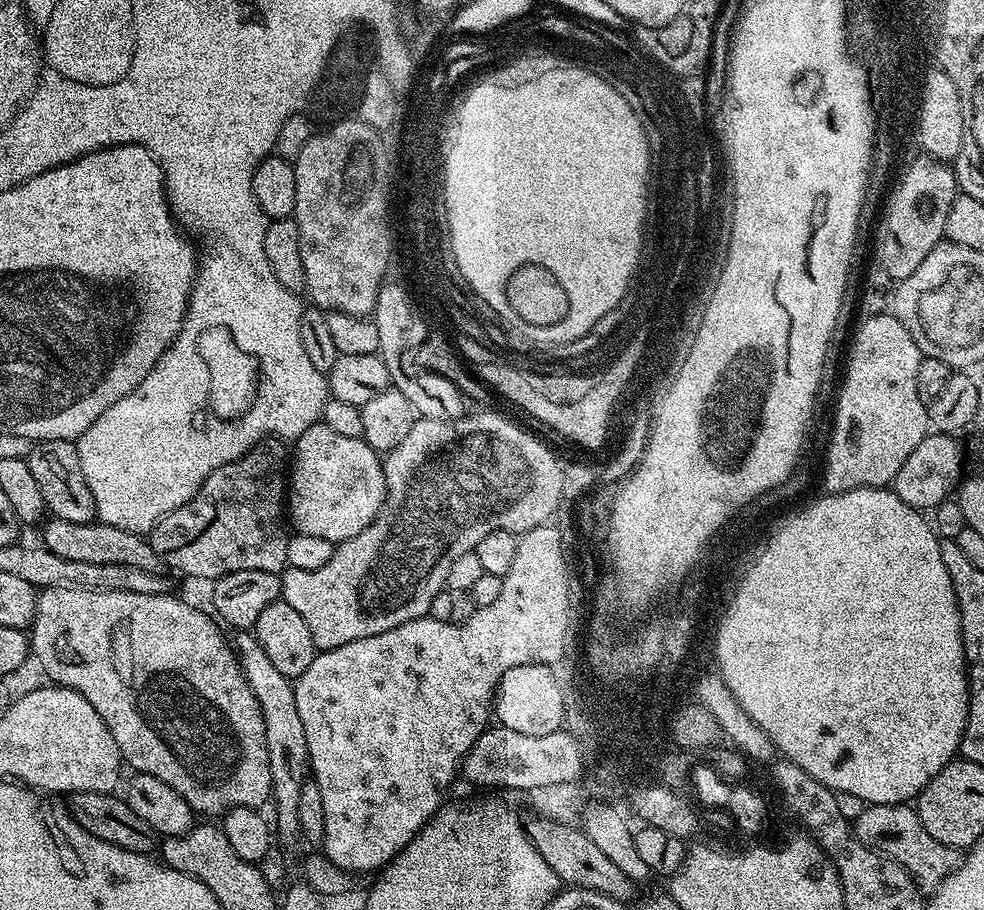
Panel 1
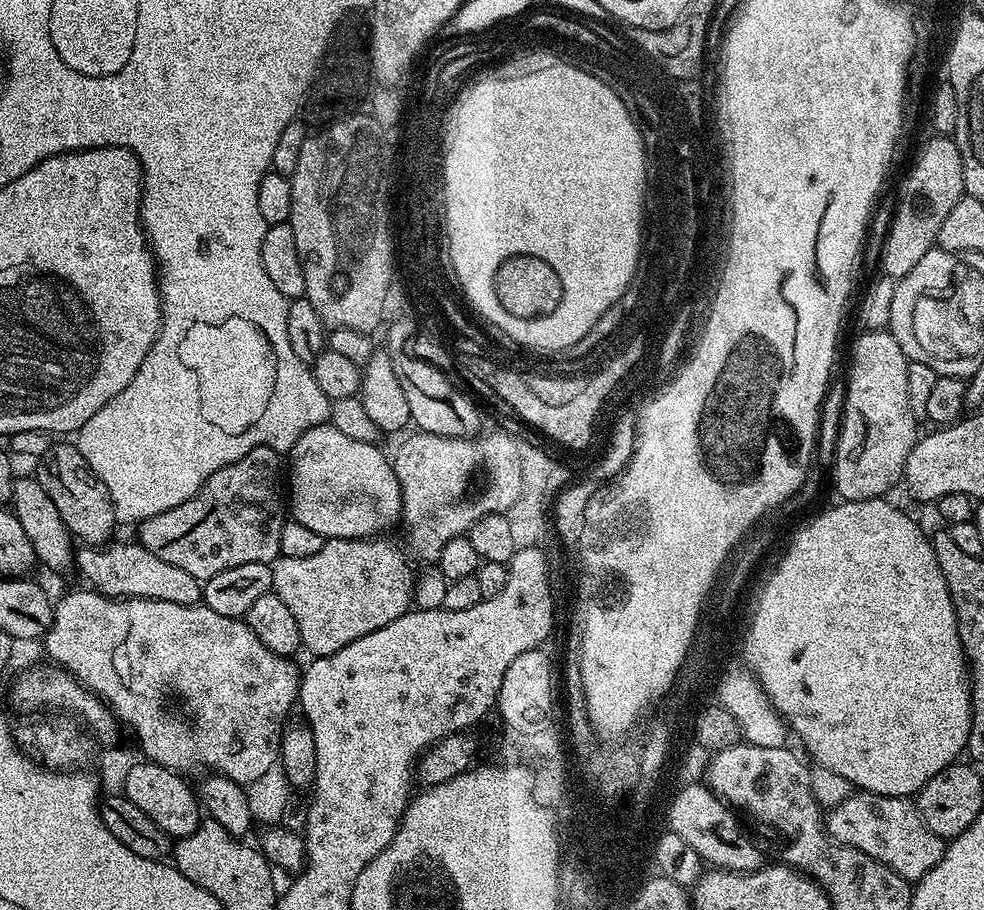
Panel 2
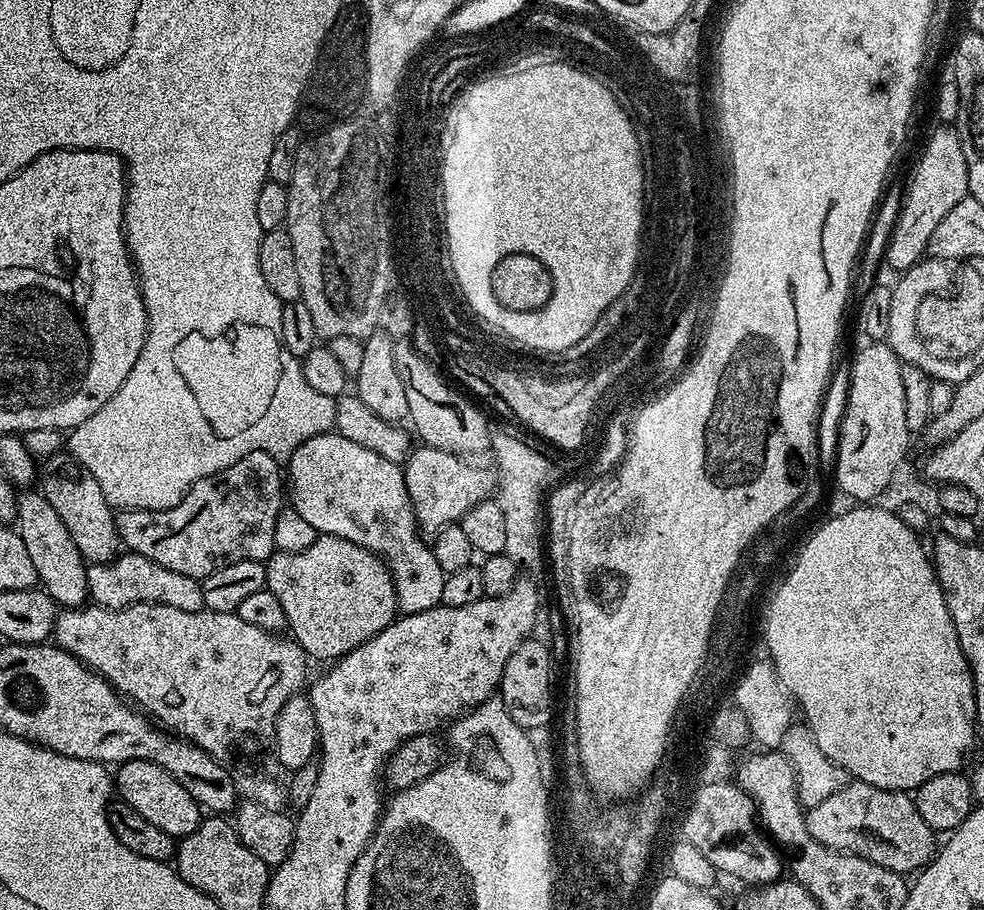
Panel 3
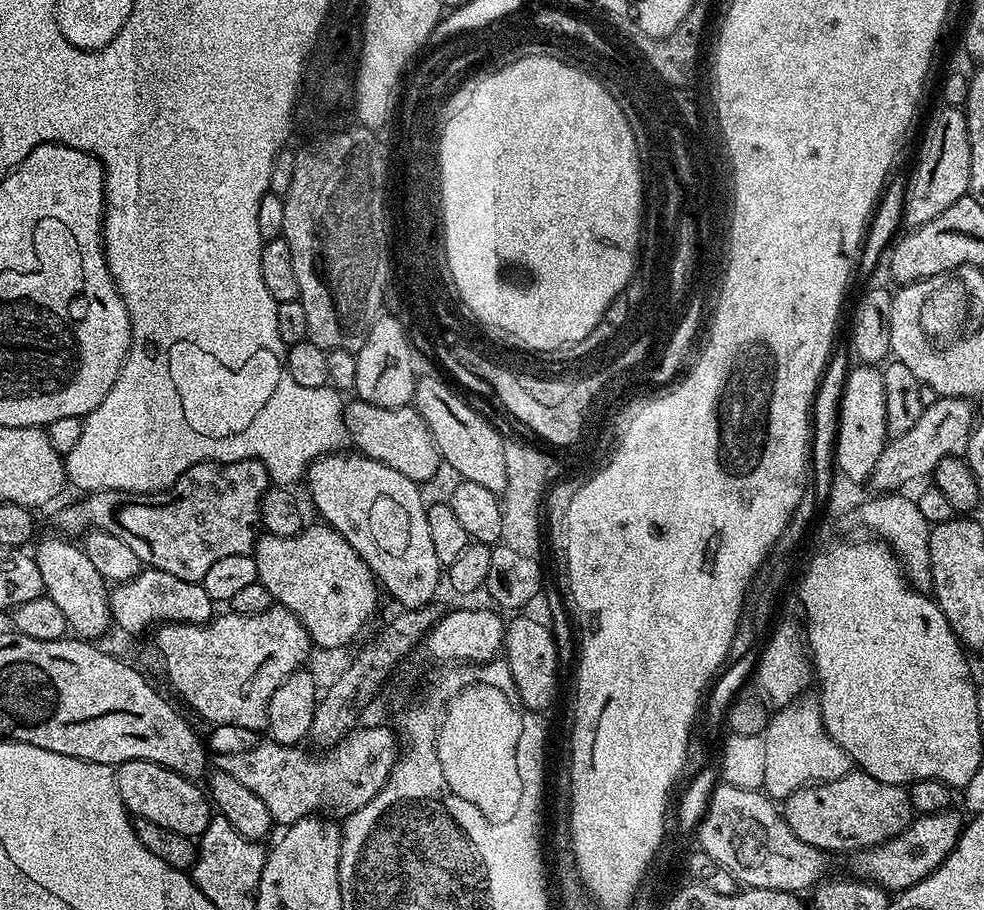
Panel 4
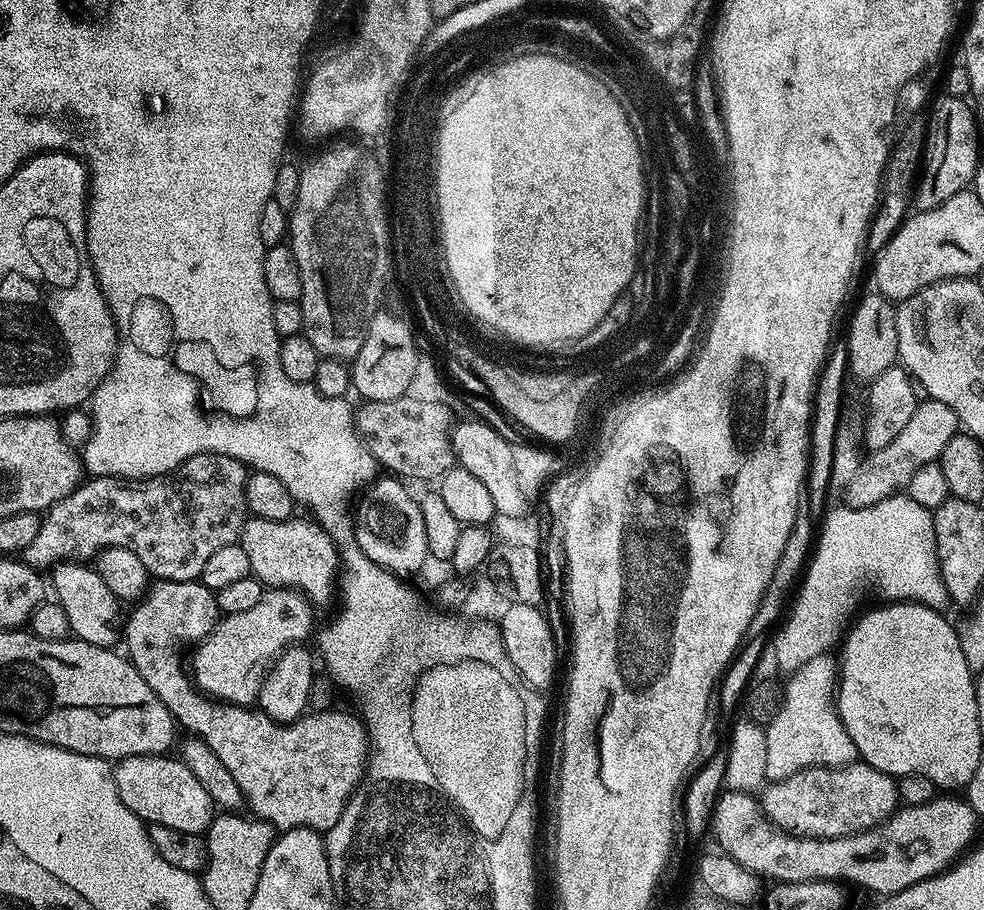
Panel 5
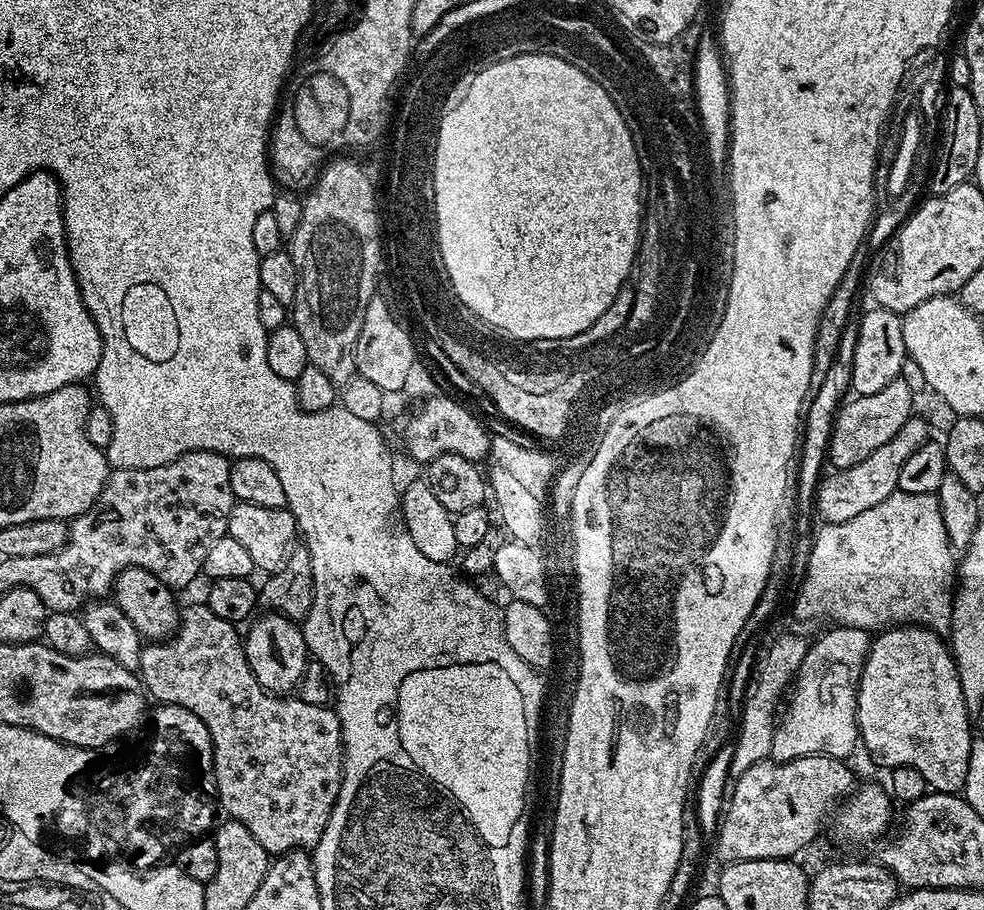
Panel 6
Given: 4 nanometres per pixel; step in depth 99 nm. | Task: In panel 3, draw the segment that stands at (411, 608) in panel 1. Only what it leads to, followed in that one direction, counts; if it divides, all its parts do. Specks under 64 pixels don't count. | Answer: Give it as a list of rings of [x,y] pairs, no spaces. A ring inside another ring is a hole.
[[[320,534],[317,535],[314,546],[306,546],[306,550],[301,552],[276,552],[269,556],[266,561],[266,587],[269,592],[274,594],[274,598],[278,598],[278,602],[282,602],[282,610],[286,610],[287,631],[290,633],[291,639],[295,640],[300,645],[300,649],[313,661],[328,660],[327,662],[335,662],[339,660],[341,656],[353,652],[358,646],[362,646],[367,640],[377,636],[383,628],[390,626],[398,616],[396,587],[392,585],[392,573],[388,571],[388,565],[370,550],[337,536]]]

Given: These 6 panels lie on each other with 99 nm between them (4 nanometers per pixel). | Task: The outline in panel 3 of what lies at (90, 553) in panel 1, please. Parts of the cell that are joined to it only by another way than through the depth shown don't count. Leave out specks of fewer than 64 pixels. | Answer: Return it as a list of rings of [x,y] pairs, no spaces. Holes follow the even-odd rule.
[[[125,551],[106,564],[88,564],[88,596],[93,605],[102,608],[128,608],[132,604],[161,604],[174,606],[174,610],[205,611],[202,583],[193,576],[178,574],[178,570],[166,570],[150,558],[142,558],[137,552]]]

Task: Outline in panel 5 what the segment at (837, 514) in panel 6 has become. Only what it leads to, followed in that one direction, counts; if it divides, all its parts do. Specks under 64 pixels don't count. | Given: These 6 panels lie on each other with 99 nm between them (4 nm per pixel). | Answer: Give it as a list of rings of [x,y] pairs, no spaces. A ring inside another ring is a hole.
[[[927,398],[921,399],[906,426],[902,426],[902,434],[898,438],[886,442],[886,446],[867,453],[868,457],[860,464],[856,477],[848,484],[844,496],[847,507],[865,508],[874,506],[874,502],[882,502],[886,498],[897,495],[901,490],[907,489],[912,483],[914,474],[922,465],[936,462],[946,443],[957,435],[960,423],[957,415],[945,403]]]

